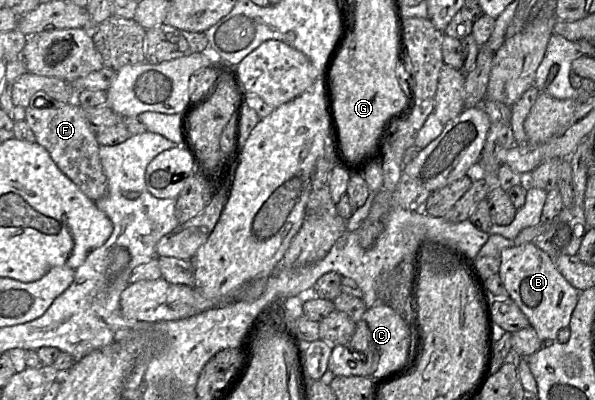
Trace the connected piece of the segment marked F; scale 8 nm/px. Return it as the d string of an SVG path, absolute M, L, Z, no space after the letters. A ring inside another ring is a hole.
M38 91L25 108L25 121L33 131L36 142L43 146L50 154L58 168L92 201L97 201L108 195L108 179L104 173L99 156L100 145L96 134L89 128L82 115L81 107L76 101L59 103L52 99L46 108L36 108L34 102L39 96L47 94Z

